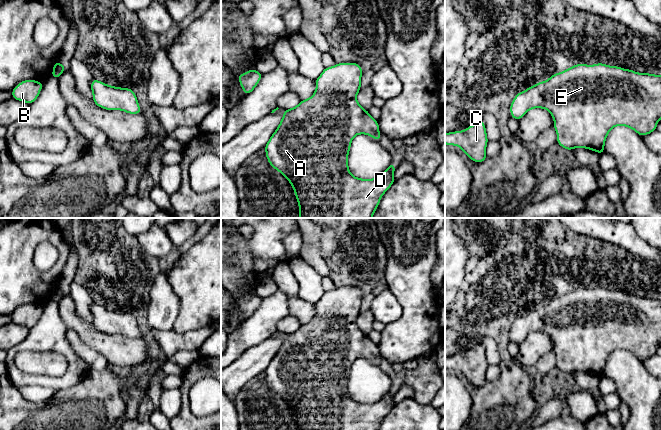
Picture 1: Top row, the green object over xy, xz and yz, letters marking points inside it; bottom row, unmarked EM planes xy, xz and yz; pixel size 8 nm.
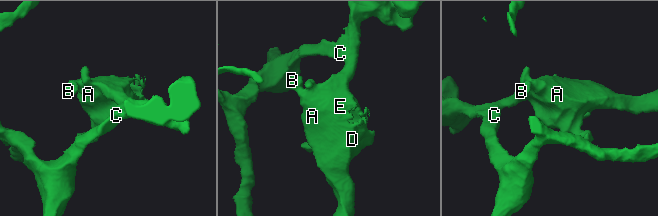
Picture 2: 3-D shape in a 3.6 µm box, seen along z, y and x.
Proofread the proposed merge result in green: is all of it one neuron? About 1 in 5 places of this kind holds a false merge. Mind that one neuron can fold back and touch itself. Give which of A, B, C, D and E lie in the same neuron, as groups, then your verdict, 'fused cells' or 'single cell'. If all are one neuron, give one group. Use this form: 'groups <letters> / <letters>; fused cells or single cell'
groups A B C D E; single cell

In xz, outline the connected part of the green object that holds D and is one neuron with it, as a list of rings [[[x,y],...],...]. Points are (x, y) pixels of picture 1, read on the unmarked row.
[[[339,287],[333,291],[327,291],[323,294],[321,299],[315,304],[316,314],[315,317],[306,324],[301,324],[301,326],[292,333],[285,333],[282,344],[275,354],[273,359],[270,361],[268,367],[265,370],[266,381],[270,389],[278,394],[282,399],[284,399],[295,416],[299,430],[378,430],[383,418],[390,412],[394,407],[395,403],[393,397],[396,391],[389,388],[389,391],[378,401],[374,403],[360,403],[354,401],[348,392],[348,377],[351,371],[352,363],[358,358],[366,358],[371,360],[373,363],[381,364],[382,359],[379,358],[379,349],[377,344],[373,343],[369,336],[363,333],[357,326],[356,320],[361,313],[361,300],[362,291],[357,287]]]

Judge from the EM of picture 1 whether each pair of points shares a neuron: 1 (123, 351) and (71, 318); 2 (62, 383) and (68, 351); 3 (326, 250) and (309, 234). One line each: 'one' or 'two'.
1: one
2: one
3: two

